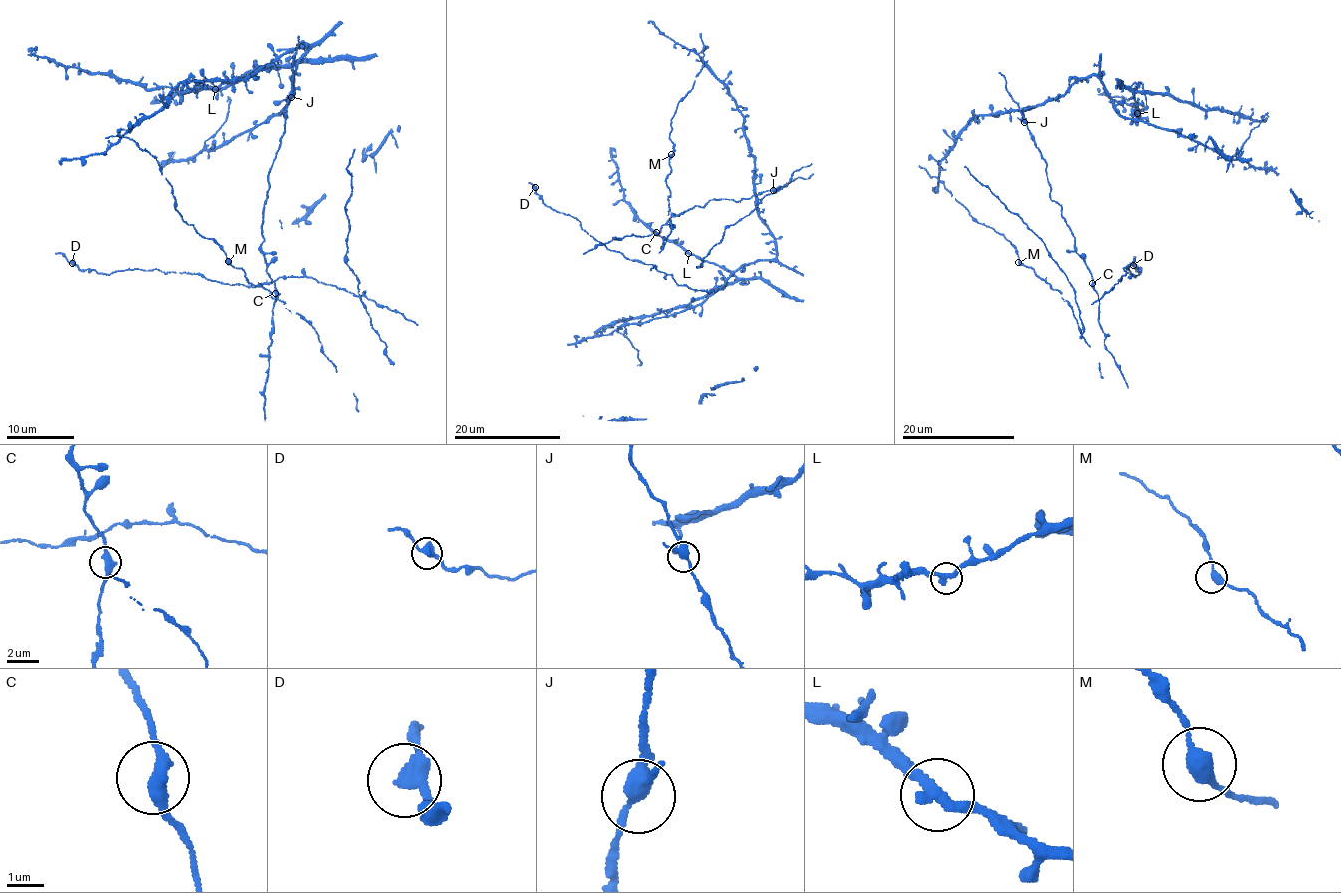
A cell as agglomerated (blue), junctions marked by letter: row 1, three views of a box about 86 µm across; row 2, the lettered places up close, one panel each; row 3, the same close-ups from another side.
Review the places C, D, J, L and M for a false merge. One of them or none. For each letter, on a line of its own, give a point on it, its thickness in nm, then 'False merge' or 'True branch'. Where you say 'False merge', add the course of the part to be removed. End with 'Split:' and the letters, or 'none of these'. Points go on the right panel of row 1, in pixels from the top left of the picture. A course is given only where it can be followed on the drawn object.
C: Place: (1092, 283). Thickness 380 nm. True branch
D: Place: (1133, 265). Thickness 400 nm. True branch
J: Place: (1024, 122). Thickness 320 nm. True branch
L: Place: (1137, 113). Thickness 320 nm. True branch
M: Place: (1018, 262). Thickness 360 nm. True branch
Split: none of these

